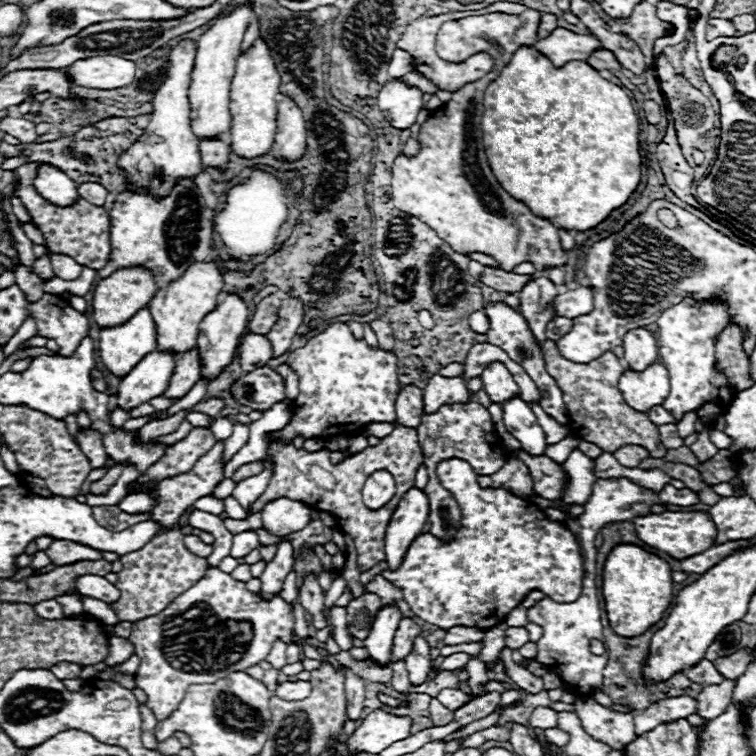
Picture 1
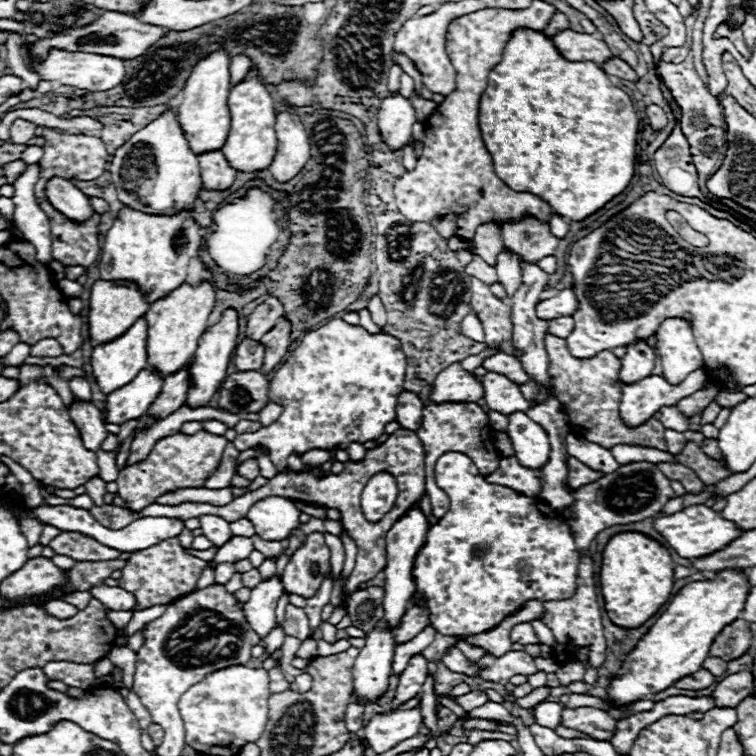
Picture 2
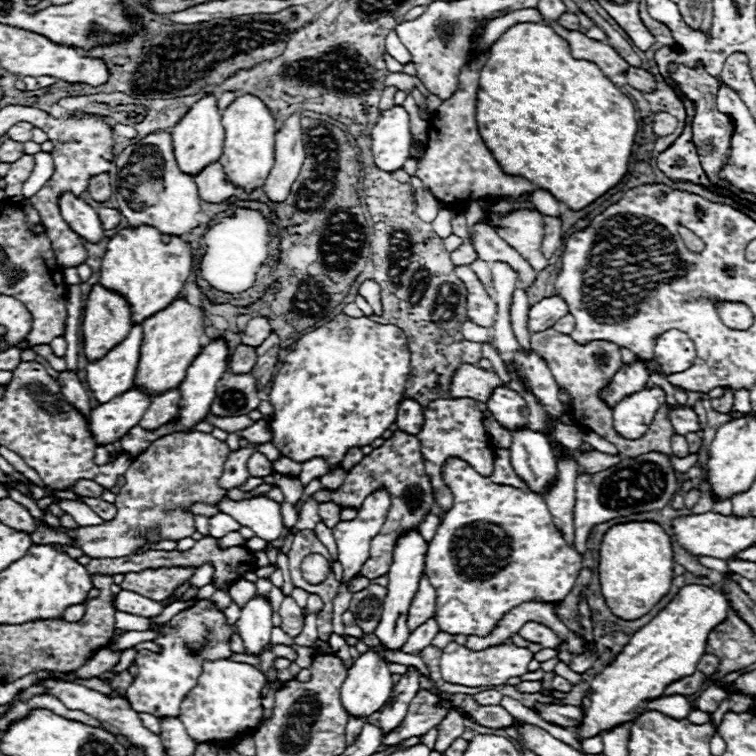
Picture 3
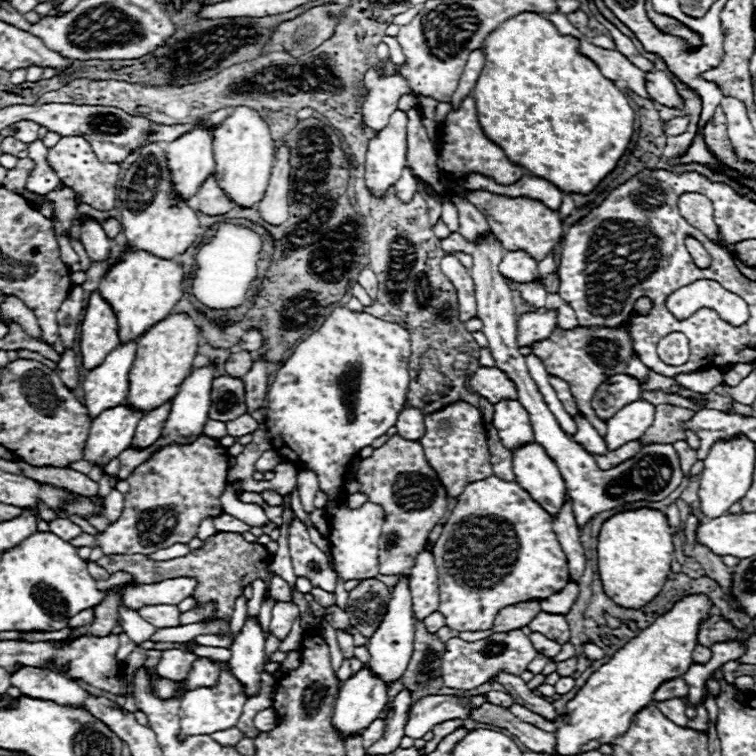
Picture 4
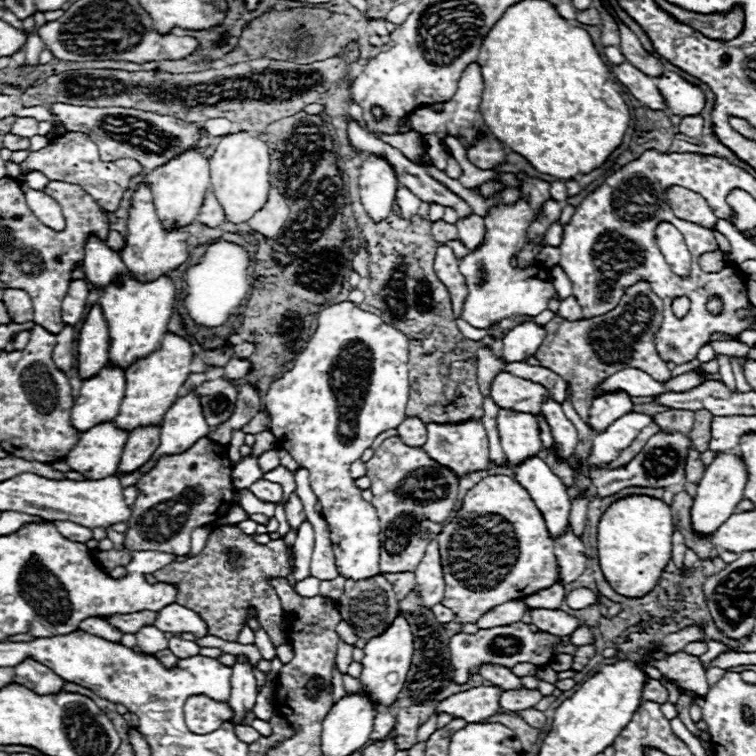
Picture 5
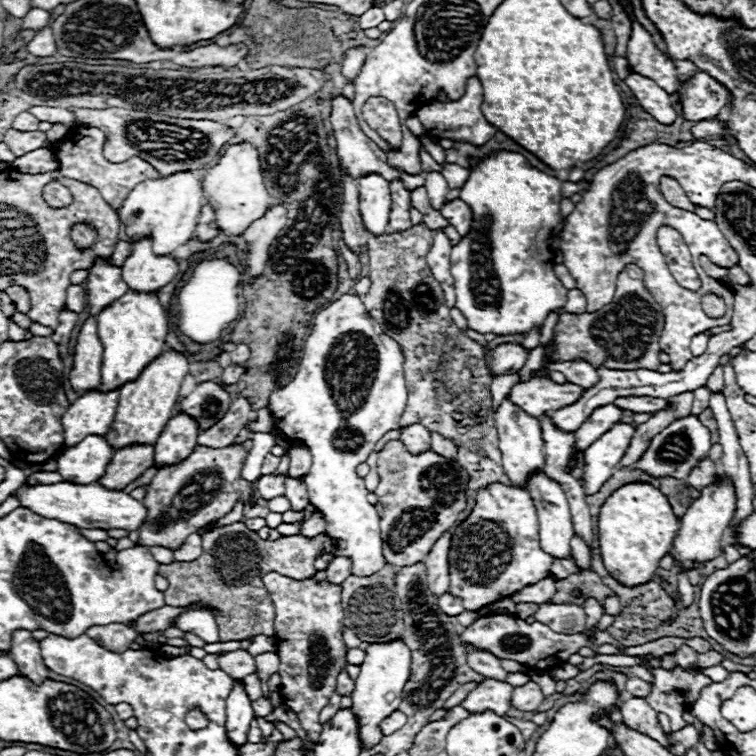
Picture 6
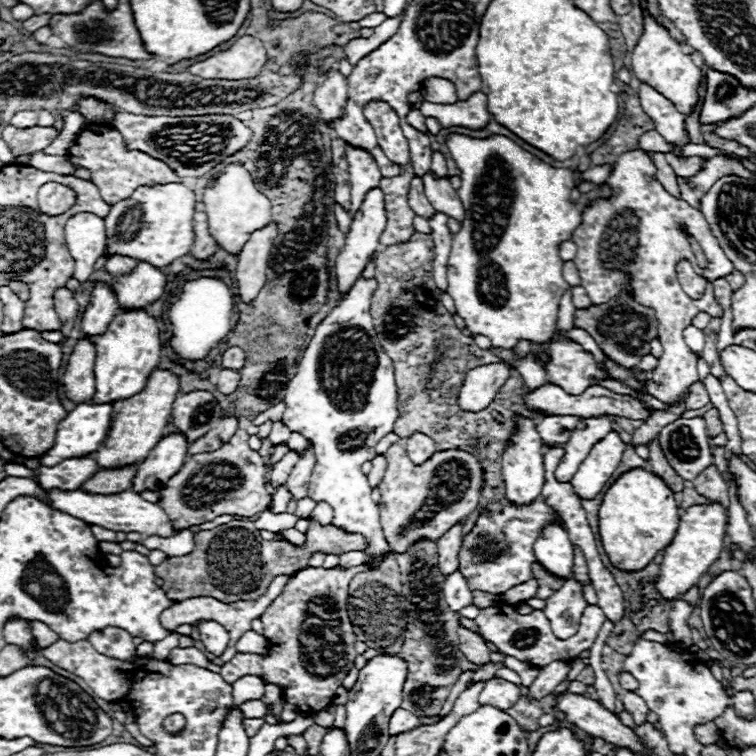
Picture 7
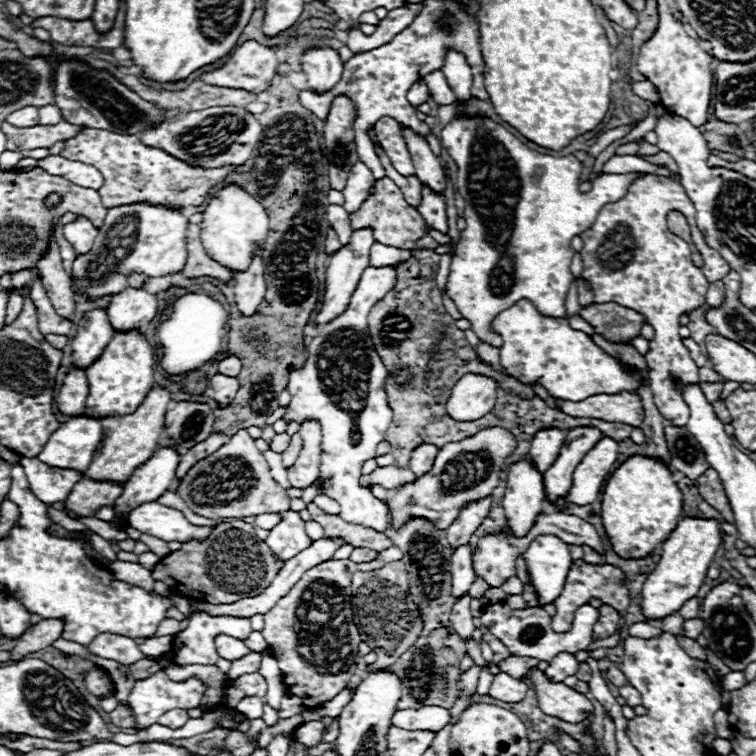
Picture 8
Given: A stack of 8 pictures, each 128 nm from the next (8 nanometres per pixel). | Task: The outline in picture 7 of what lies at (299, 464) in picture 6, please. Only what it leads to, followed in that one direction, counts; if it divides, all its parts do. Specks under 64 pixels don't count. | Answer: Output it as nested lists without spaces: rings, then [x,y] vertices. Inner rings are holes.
[[[292,432],[290,440],[288,440],[288,448],[290,448],[290,450],[296,450],[298,456],[302,456],[302,454],[306,452],[306,448],[308,448],[308,440],[306,440],[302,434]]]

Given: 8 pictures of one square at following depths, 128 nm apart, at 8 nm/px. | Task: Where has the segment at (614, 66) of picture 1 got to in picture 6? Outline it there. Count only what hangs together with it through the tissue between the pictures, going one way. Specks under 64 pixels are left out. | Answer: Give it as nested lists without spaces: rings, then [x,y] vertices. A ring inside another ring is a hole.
[[[698,72],[692,78],[680,82],[676,94],[682,104],[684,118],[694,122],[714,118],[732,98],[728,90],[706,72]]]

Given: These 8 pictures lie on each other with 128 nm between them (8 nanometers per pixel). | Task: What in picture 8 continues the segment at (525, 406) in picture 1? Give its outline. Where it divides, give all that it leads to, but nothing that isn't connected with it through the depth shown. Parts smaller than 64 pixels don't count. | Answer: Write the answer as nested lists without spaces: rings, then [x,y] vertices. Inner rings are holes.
[[[538,536],[522,558],[528,564],[528,572],[540,596],[540,604],[550,604],[552,598],[562,592],[568,570],[572,566],[568,544],[558,536]]]

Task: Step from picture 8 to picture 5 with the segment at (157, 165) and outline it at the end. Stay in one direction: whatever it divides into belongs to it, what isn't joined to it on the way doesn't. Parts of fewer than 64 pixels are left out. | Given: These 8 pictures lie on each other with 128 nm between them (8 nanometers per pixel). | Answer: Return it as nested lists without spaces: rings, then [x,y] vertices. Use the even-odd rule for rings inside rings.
[[[66,132],[58,138],[54,138],[46,148],[42,148],[38,152],[30,152],[30,156],[20,164],[20,172],[26,174],[32,170],[44,172],[50,180],[78,184],[84,188],[84,192],[88,192],[96,200],[96,204],[104,212],[116,212],[120,206],[122,194],[128,190],[130,178],[136,176],[142,170],[142,166],[130,158],[122,158],[116,162],[102,162],[98,156],[98,148],[90,140],[90,136],[86,136],[82,132]]]

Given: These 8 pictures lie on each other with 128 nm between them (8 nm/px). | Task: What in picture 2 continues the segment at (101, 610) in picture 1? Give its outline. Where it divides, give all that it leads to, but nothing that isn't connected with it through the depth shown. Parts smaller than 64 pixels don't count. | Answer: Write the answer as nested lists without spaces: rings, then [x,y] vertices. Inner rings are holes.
[[[106,610],[108,614],[108,620],[116,626],[116,628],[122,628],[128,624],[128,620],[132,618],[132,612],[126,612],[126,610]]]

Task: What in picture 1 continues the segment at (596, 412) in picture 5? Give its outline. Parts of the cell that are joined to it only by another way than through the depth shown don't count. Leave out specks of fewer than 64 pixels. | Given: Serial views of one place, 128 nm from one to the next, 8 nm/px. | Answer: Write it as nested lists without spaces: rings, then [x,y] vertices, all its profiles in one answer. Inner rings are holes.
[[[646,328],[630,330],[630,332],[624,336],[622,348],[626,350],[624,360],[626,360],[628,368],[640,370],[640,368],[652,364],[652,360],[658,358],[656,338],[654,338]]]

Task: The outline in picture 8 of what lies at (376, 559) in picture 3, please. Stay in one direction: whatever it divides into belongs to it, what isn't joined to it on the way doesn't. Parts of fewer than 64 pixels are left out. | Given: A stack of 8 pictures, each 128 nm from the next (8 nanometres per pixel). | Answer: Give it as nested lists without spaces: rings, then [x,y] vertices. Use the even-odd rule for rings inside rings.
[[[486,428],[468,440],[442,446],[430,472],[418,476],[414,482],[400,486],[388,498],[386,504],[390,508],[392,528],[394,530],[402,528],[408,518],[424,518],[430,524],[436,524],[436,528],[446,530],[448,524],[456,520],[456,516],[464,506],[492,494],[506,466],[504,460],[514,452],[514,448],[516,448],[516,440],[504,428]]]

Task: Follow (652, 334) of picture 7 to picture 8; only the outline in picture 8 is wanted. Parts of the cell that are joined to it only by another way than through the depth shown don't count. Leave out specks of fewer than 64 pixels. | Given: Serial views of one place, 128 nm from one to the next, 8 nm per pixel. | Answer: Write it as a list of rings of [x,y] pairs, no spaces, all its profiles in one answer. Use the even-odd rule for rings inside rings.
[[[616,302],[590,304],[580,310],[580,316],[608,342],[622,344],[630,344],[636,336],[640,336],[642,324],[646,324],[646,318],[640,312]]]

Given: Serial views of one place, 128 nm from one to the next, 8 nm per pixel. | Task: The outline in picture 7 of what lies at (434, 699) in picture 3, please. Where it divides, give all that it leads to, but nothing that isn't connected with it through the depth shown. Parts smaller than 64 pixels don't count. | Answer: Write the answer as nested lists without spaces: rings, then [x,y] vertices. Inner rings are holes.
[[[492,678],[484,684],[484,690],[480,692],[480,704],[490,704],[494,708],[500,708],[500,710],[508,710],[512,708],[520,698],[520,686],[508,682],[508,680],[502,680],[502,678]]]

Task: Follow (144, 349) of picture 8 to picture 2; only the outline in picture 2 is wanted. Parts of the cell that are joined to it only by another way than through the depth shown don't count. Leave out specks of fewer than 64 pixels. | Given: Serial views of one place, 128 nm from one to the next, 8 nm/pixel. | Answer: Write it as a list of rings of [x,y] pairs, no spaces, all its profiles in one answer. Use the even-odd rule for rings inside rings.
[[[124,206],[118,212],[112,228],[106,232],[102,254],[100,254],[100,260],[98,260],[100,278],[102,280],[132,280],[132,282],[138,282],[142,292],[146,292],[148,300],[156,302],[158,298],[166,296],[170,290],[178,288],[186,280],[188,262],[190,262],[192,256],[198,254],[200,240],[202,240],[200,224],[194,220],[192,210],[180,210],[178,214],[172,214],[172,216],[166,216],[166,214],[158,216],[158,214],[146,214],[146,212]]]

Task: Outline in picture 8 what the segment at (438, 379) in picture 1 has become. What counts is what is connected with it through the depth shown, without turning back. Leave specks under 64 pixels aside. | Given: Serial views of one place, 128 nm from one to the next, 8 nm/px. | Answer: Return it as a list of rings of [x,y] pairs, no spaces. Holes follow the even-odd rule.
[[[596,394],[582,402],[568,402],[554,398],[556,406],[574,418],[600,418],[600,420],[624,420],[624,424],[640,426],[644,420],[644,408],[636,394]]]

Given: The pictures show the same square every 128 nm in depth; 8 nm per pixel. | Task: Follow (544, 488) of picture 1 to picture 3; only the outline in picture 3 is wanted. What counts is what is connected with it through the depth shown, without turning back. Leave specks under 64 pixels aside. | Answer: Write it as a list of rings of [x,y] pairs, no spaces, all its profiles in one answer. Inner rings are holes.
[[[586,452],[578,456],[578,474],[598,474],[602,470],[608,470],[620,462],[620,456],[608,456],[602,452]]]

